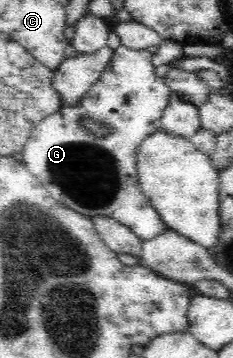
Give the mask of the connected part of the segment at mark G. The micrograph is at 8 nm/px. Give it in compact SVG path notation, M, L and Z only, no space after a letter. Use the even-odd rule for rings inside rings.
M120 45L114 50L113 59L110 61L112 67L102 72L82 102L77 107L60 108L56 113L42 119L22 149L22 162L29 173L38 177L38 181L48 189L50 197L68 209L92 219L98 216L111 217L118 223L129 226L143 240L164 233L167 227L139 184L136 155L140 143L160 129L170 135L188 138L201 129L199 107L182 100L180 94L169 89L165 78L155 73L156 67L152 64L152 57L147 49L134 50ZM86 119L106 124L112 131L97 136L92 130L82 126Z

